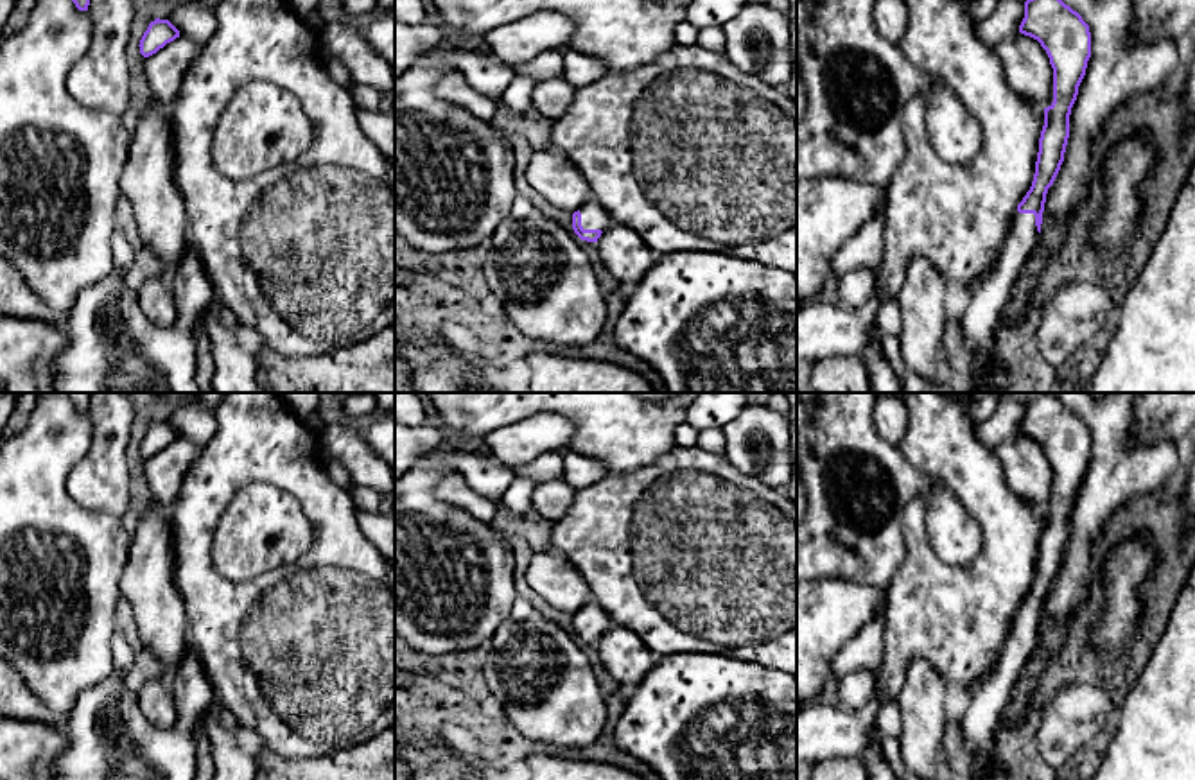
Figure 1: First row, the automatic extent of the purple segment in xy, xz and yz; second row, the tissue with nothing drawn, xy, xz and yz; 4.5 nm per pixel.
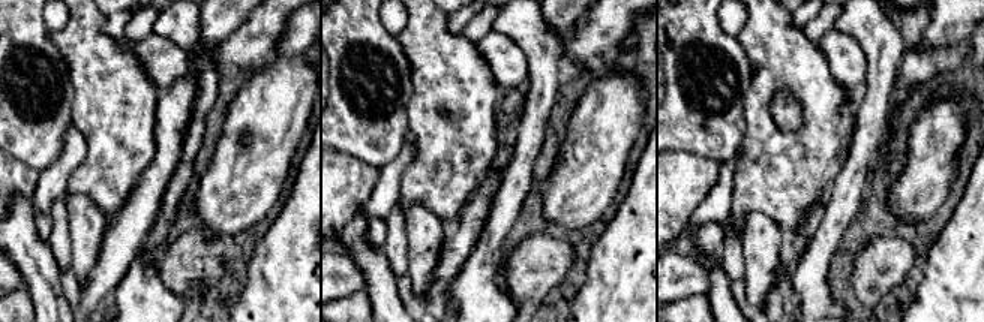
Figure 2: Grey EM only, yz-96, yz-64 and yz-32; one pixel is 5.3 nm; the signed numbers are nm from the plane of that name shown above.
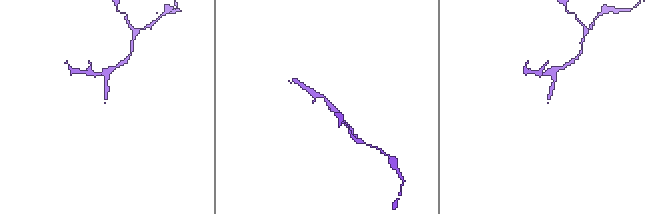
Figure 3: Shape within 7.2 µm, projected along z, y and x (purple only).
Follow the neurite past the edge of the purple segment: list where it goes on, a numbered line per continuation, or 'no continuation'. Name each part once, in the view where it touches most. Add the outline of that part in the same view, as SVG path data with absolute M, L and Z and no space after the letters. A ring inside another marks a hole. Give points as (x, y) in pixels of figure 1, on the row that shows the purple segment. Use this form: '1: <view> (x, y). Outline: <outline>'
1: xz (594, 216). Outline: M589 199L585 206L580 208L580 213L583 230L605 231L612 224L608 212L594 199Z

